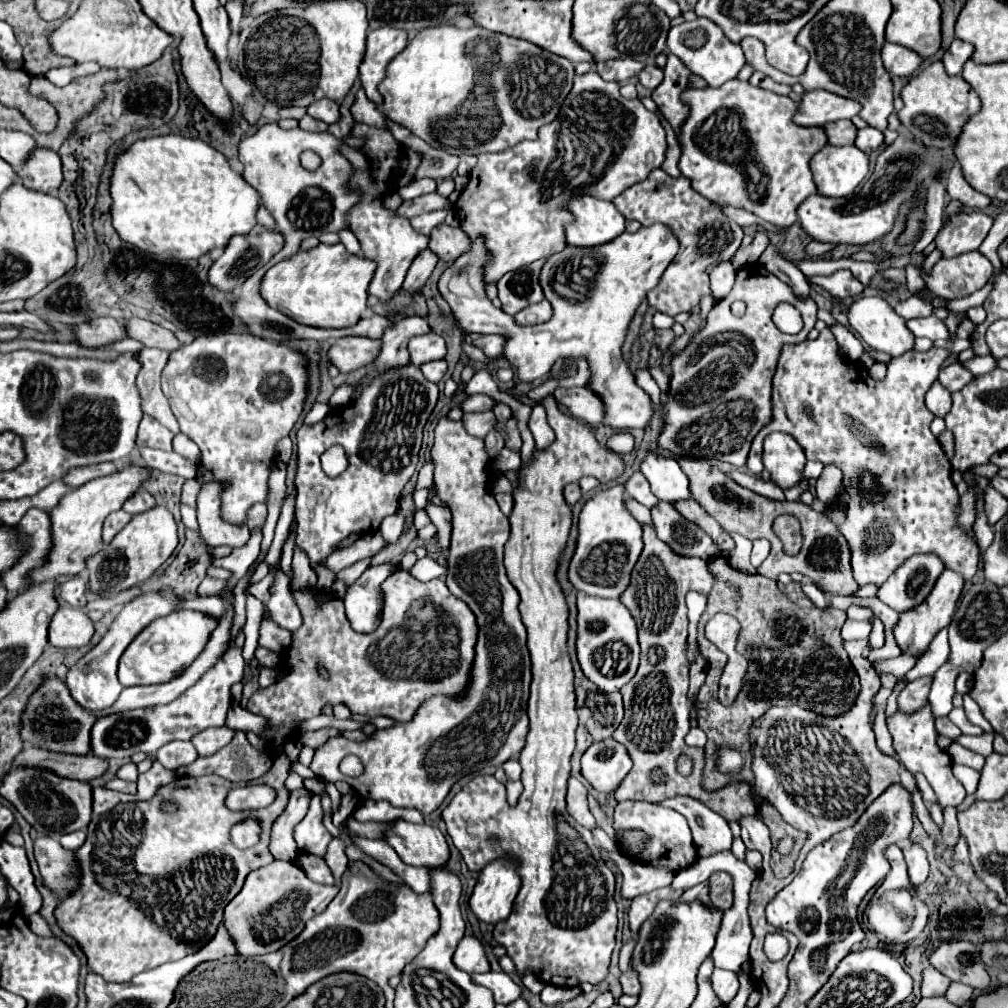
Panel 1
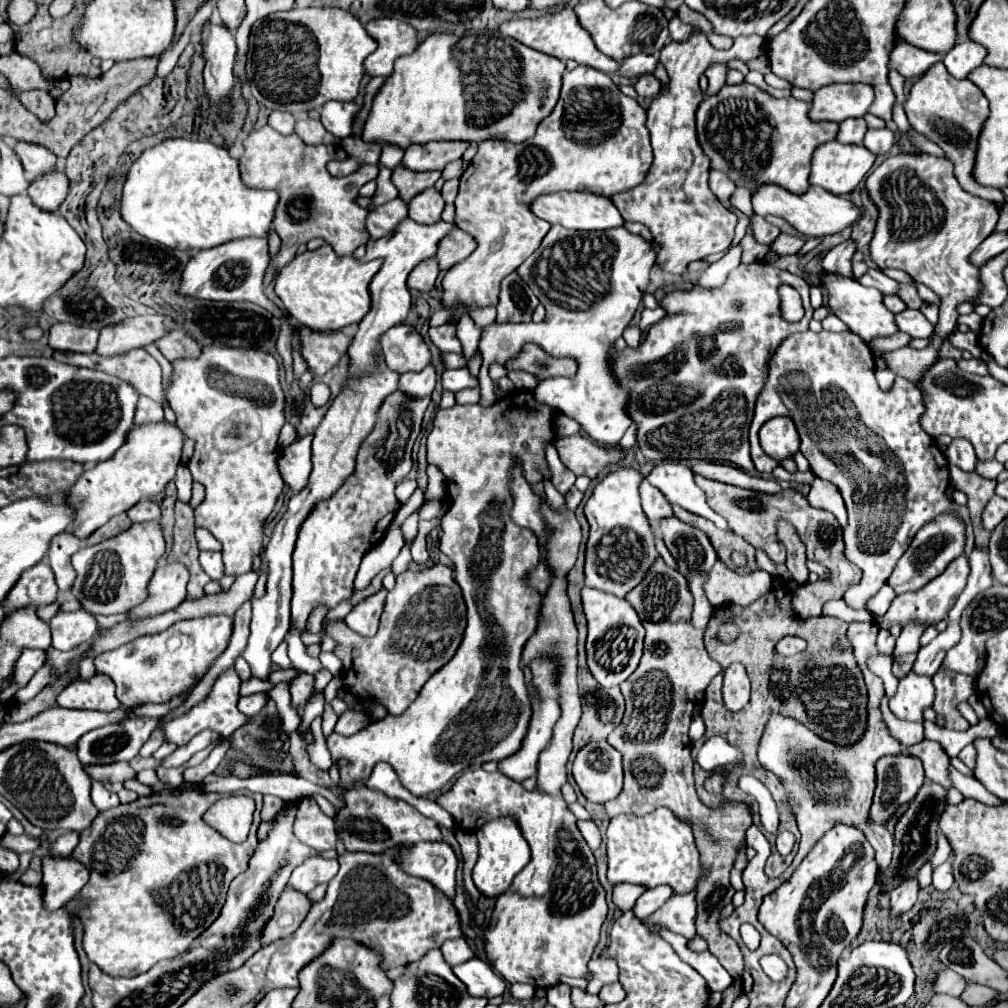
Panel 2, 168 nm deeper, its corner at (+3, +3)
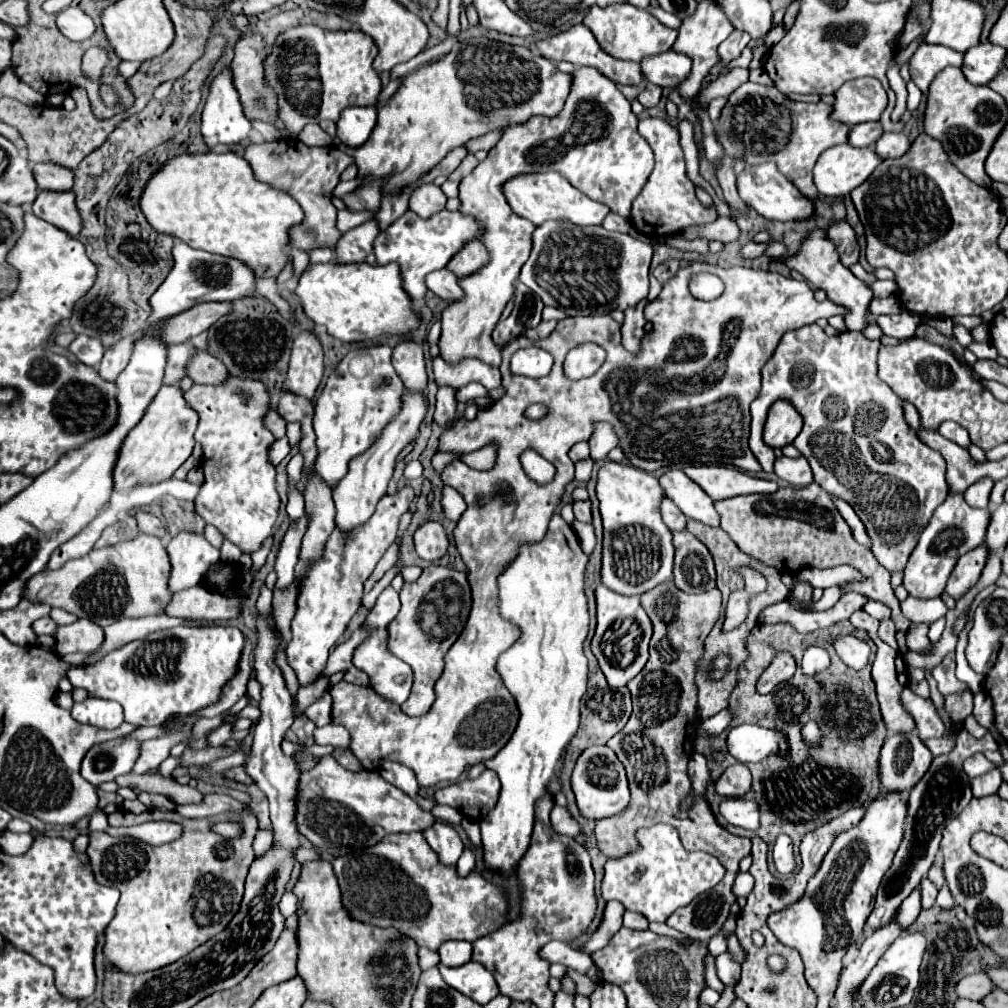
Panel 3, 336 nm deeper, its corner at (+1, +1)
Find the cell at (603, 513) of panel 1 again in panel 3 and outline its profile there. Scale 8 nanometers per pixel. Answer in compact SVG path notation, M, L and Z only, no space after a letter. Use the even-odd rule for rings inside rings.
M607 461L599 469L597 499L603 517L603 585L621 595L643 595L645 591L673 579L673 535L661 519L665 491L657 477L631 465Z

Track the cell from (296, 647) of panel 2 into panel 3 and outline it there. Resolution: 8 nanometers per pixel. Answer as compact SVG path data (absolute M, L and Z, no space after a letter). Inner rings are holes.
M351 667L351 669L345 671L345 681L357 683L357 685L369 685L369 675L365 675L363 671L359 671L357 667Z

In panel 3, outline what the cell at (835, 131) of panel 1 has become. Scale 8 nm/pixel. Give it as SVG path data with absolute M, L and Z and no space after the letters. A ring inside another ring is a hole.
M869 121L869 123L861 123L861 125L855 125L851 129L851 135L849 135L849 143L853 147L873 147L875 141L883 135L883 129L881 129L881 123L877 121Z

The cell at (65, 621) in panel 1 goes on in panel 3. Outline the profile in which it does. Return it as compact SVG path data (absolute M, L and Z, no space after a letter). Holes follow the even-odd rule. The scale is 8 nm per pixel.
M77 619L71 625L57 627L55 651L63 657L67 653L93 653L103 643L103 629L89 619Z

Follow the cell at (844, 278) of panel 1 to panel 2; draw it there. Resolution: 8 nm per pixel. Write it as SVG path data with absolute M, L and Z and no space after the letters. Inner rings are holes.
M845 241L837 247L833 247L825 259L823 259L823 269L831 271L835 275L843 275L843 277L853 277L851 273L851 257L855 251L855 243L853 241Z

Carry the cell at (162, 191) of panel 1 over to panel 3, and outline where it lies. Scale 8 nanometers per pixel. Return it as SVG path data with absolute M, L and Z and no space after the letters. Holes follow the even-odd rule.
M203 153L181 155L167 161L147 183L141 195L141 211L147 221L159 231L173 235L195 249L239 259L253 269L257 279L277 277L291 259L289 229L303 221L303 209L285 191L279 191L253 177L251 165L237 153Z

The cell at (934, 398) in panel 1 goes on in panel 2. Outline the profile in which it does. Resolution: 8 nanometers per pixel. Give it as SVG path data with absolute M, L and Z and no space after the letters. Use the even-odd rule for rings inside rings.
M903 153L887 157L867 177L867 189L879 207L877 229L871 241L873 263L881 269L901 269L941 297L939 323L929 347L905 347L893 353L873 351L875 359L883 359L889 371L915 383L919 391L925 391L925 371L939 361L939 349L957 325L957 303L971 301L975 295L979 295L979 269L969 263L969 255L993 233L999 219L999 209L991 201L965 193L955 179L949 159L939 159L927 153L917 157Z

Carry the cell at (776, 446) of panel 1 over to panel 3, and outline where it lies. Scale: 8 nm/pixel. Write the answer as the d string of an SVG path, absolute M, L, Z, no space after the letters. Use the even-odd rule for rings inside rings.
M779 399L769 409L763 441L769 447L785 447L793 443L793 439L801 433L801 427L803 427L803 419L797 413L797 409L789 401Z

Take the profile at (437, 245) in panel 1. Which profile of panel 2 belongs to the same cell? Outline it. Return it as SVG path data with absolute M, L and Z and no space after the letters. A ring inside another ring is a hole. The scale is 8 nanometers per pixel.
M455 227L439 241L435 257L437 257L441 269L449 269L455 263L459 263L461 259L465 259L467 255L471 255L473 249L475 249L475 239L471 235L467 235L465 231L461 231L459 227Z

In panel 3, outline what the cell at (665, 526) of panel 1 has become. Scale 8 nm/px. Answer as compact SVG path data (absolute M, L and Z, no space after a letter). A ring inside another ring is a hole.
M675 531L675 579L685 593L703 593L715 589L715 569L709 549L689 531Z

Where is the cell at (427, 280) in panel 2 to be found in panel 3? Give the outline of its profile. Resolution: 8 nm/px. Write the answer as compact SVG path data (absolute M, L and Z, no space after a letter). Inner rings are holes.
M441 269L441 271L433 271L427 275L427 287L441 297L443 301L457 301L463 297L463 289L459 287L459 279L449 271L449 269Z

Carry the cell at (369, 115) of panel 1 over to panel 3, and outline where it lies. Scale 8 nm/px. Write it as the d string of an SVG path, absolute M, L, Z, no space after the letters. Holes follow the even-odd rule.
M356 177L350 181L341 181L333 191L333 196L337 198L343 197L348 192L358 188L363 182L363 179Z

